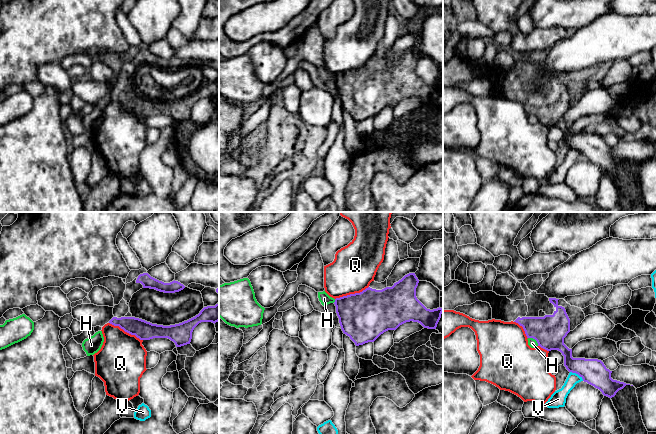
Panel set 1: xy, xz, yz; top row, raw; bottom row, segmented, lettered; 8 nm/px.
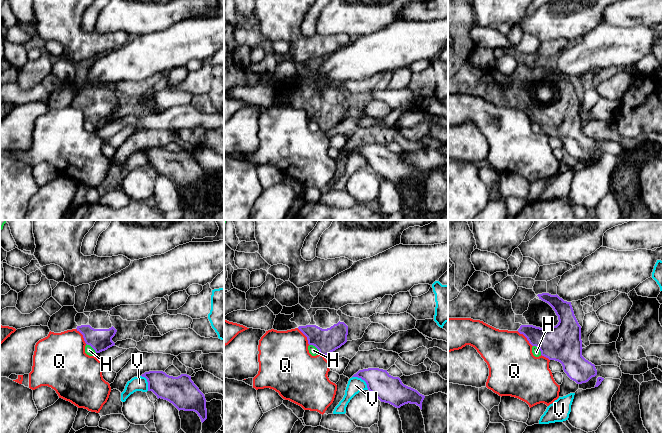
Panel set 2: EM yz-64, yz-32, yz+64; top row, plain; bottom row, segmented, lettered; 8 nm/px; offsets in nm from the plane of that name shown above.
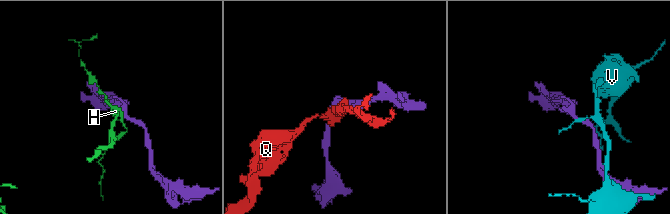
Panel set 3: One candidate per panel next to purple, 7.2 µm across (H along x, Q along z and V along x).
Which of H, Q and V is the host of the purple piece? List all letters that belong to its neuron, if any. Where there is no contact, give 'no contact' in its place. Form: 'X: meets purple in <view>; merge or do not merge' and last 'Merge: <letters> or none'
H: meets purple in yz; do not merge
Q: meets purple in xy; do not merge
V: meets purple in yz; do not merge
Merge: none

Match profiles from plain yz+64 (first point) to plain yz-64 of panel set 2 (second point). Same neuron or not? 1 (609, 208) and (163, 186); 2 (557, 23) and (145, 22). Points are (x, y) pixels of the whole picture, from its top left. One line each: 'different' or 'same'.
1: same
2: same

